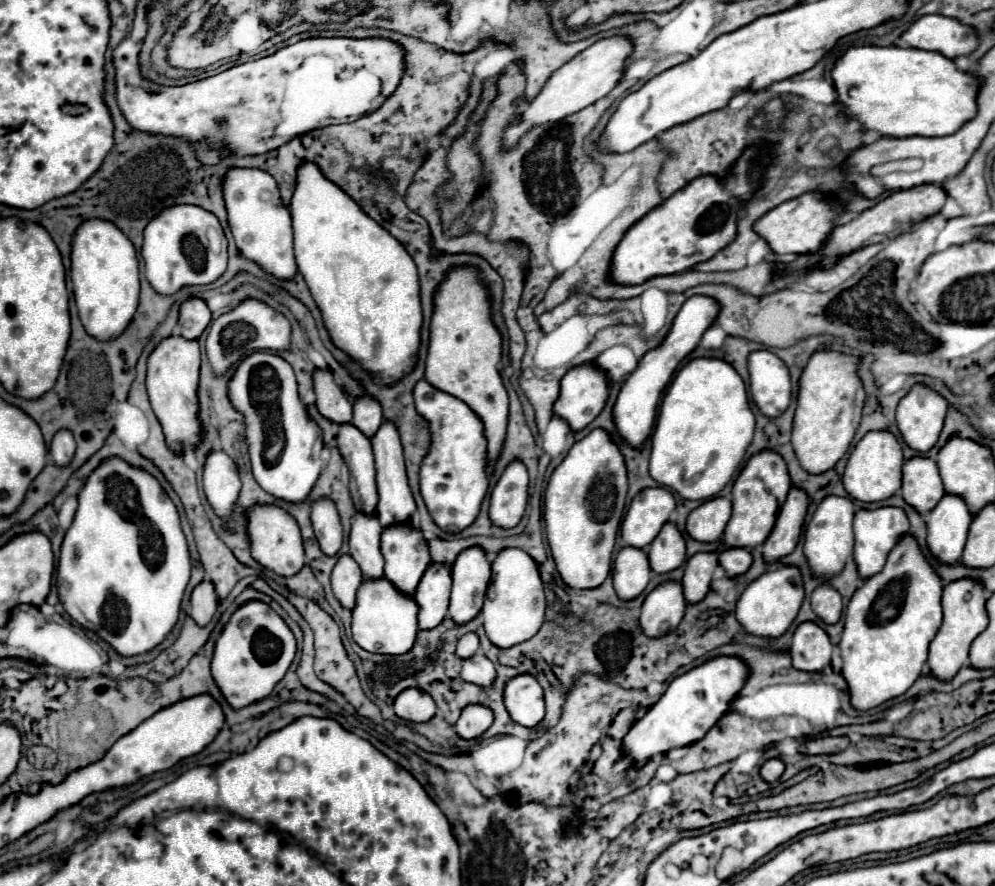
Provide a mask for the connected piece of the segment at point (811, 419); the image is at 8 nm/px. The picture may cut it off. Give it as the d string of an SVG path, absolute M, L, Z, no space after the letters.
M834 351L814 353L802 371L798 405L794 413L792 447L806 473L820 475L834 467L848 451L860 425L862 403L866 399L862 381L856 375L858 359Z

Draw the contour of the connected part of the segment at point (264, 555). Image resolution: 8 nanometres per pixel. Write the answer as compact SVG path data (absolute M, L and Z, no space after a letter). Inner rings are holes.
M254 505L248 511L248 533L252 541L252 557L280 577L292 577L304 567L304 547L298 523L276 505Z

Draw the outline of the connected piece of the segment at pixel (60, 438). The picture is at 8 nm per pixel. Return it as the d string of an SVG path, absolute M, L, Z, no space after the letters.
M58 431L50 445L52 463L58 467L66 467L72 461L74 453L76 453L76 441L70 435L70 431Z

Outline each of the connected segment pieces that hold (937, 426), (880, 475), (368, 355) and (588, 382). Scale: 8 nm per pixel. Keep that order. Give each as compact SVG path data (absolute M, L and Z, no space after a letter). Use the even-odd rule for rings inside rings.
M914 385L898 403L896 421L906 445L918 453L930 451L942 431L948 403L930 387Z
M872 431L864 435L854 447L854 451L850 453L850 459L846 463L844 477L842 477L844 489L848 491L852 499L862 501L862 503L884 501L896 495L896 491L900 489L902 465L904 465L904 455L896 437L890 431Z
M314 163L298 169L298 185L290 203L294 229L296 265L322 313L322 321L332 343L350 355L364 371L374 375L374 383L394 383L414 367L414 355L420 347L420 287L418 271L406 249L374 219L370 219L340 187L330 183Z
M580 365L564 375L554 415L564 419L572 431L582 431L604 409L606 399L606 375L594 365Z

